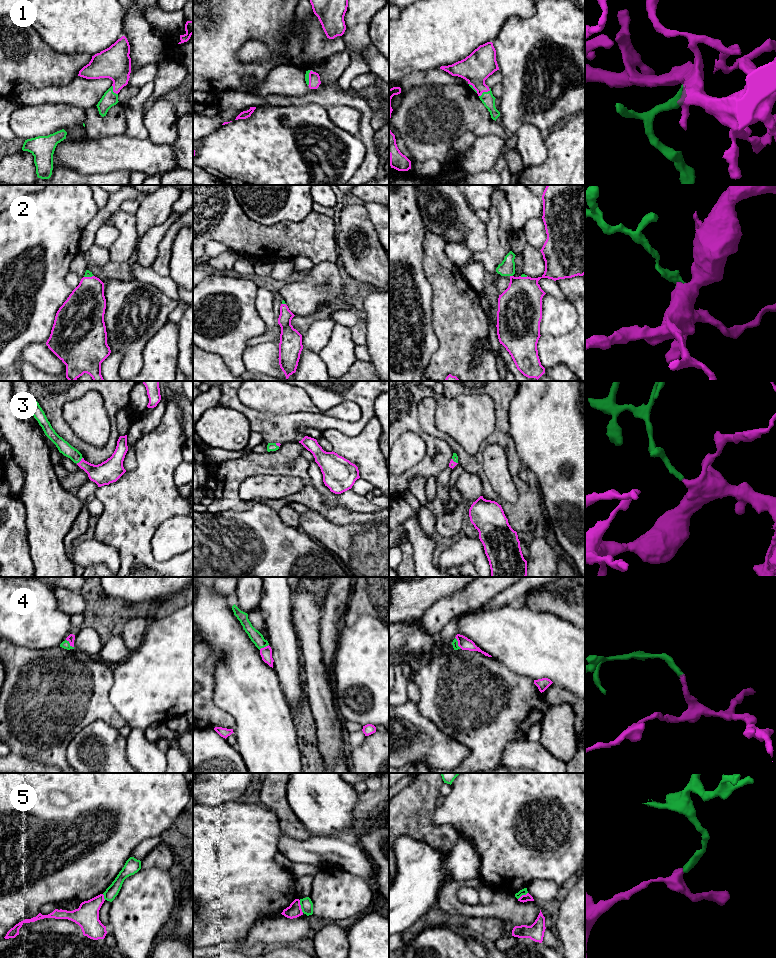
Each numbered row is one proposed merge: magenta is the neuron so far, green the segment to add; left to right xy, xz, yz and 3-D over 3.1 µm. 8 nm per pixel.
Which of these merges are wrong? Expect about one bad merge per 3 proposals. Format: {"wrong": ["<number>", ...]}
{"wrong": ["5"]}

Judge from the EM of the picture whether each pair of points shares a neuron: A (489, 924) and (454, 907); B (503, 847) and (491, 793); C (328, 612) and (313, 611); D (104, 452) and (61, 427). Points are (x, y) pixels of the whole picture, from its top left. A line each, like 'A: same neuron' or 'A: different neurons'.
A: different neurons
B: same neuron
C: different neurons
D: same neuron

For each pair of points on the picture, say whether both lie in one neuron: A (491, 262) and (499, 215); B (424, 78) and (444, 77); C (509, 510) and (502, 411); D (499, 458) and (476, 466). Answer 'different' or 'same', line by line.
A: same
B: same
C: same
D: different

